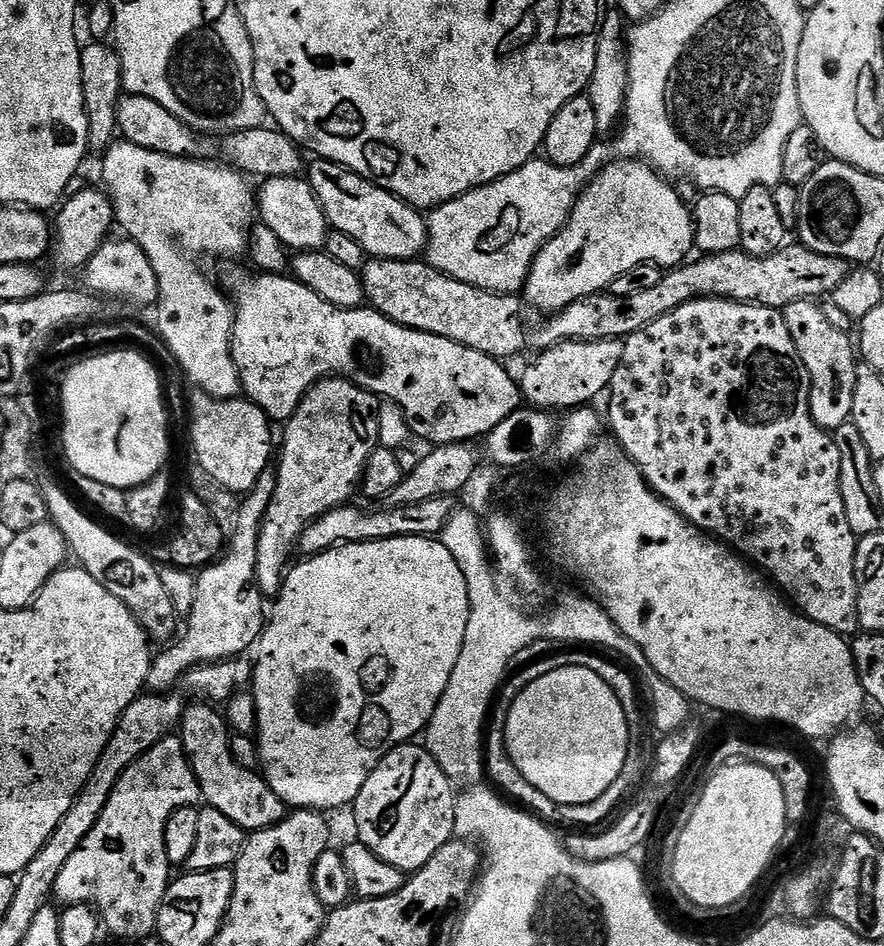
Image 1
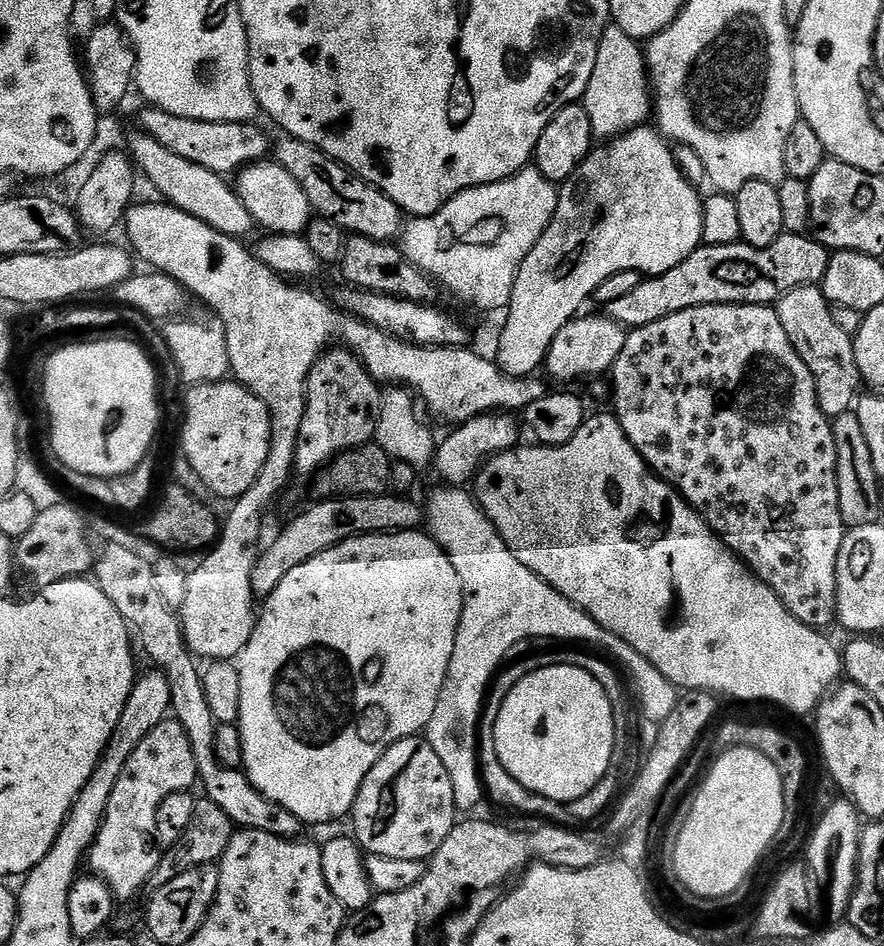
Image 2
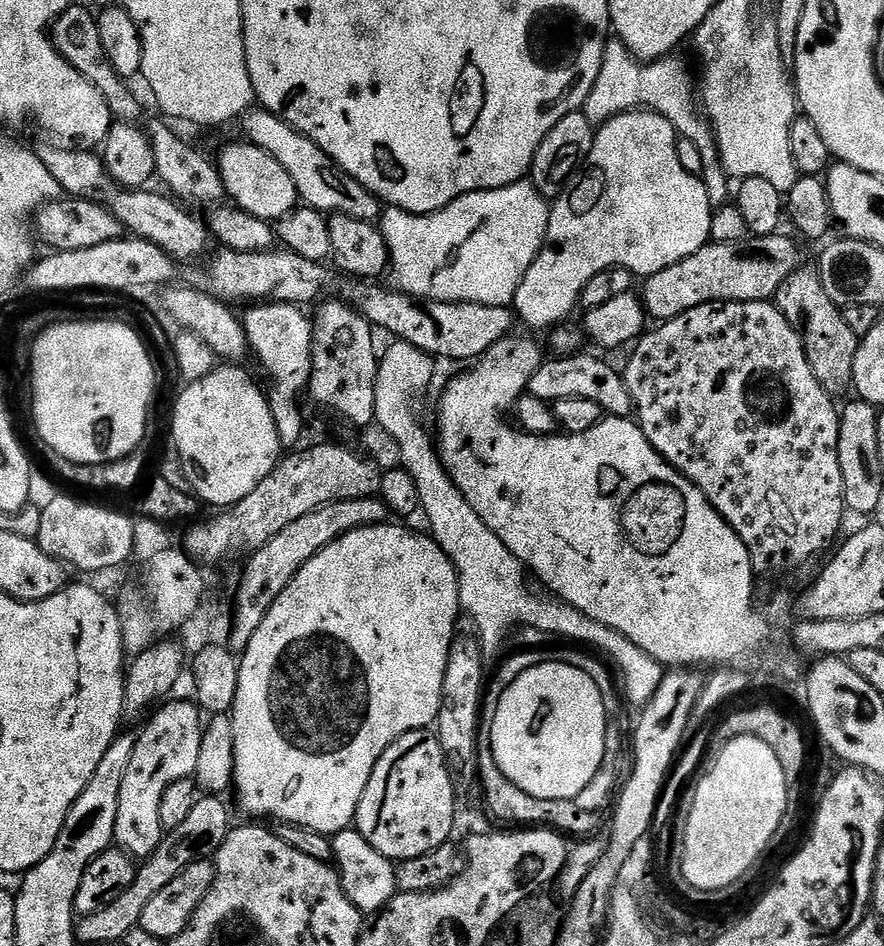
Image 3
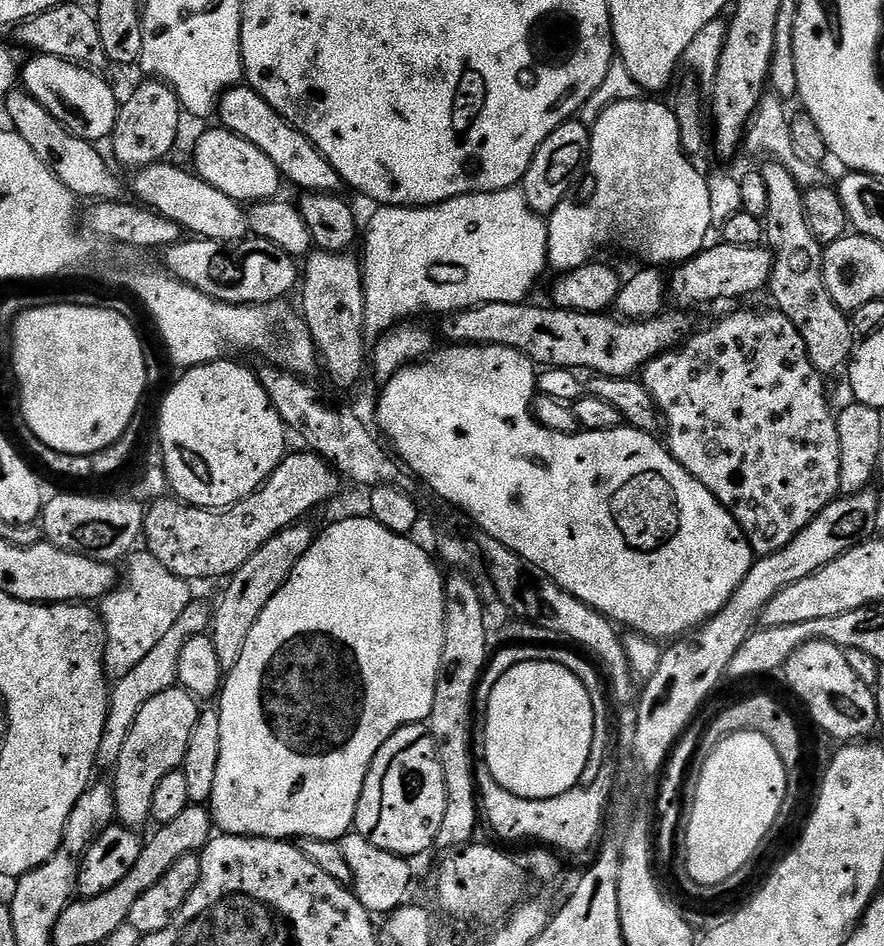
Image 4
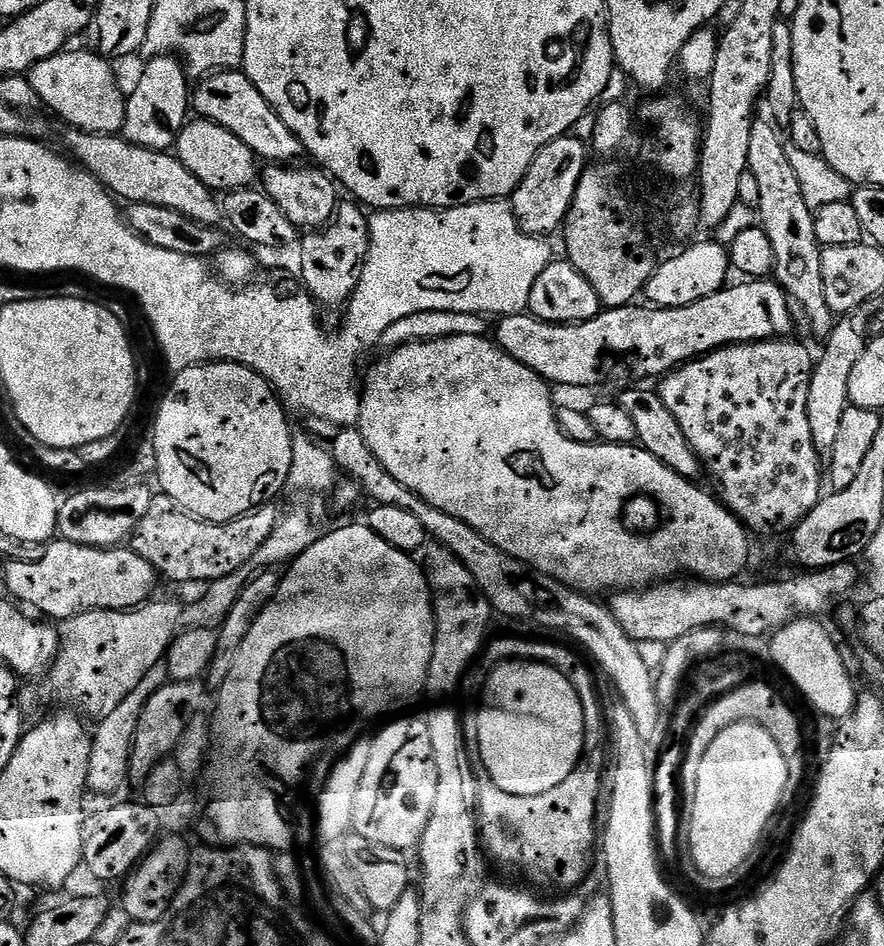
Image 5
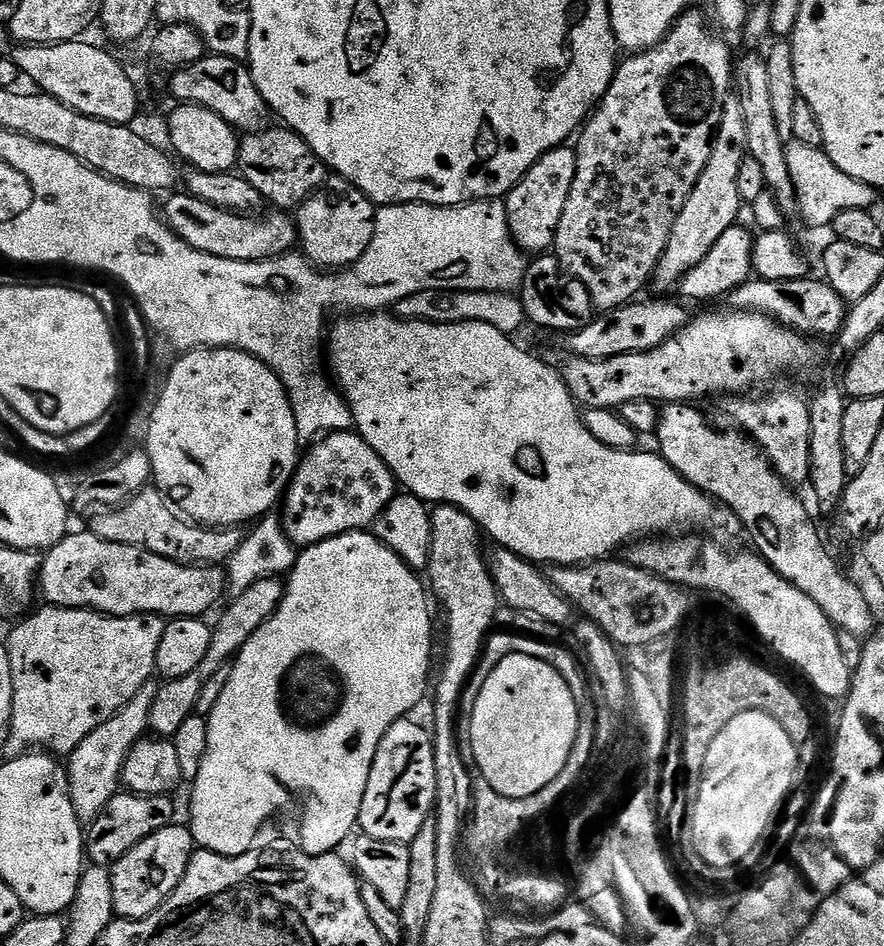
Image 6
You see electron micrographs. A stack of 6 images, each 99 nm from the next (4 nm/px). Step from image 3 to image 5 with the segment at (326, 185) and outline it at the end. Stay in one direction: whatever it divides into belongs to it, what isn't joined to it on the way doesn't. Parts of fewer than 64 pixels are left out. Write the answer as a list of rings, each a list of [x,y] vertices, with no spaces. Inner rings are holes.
[[[217,70],[197,79],[190,92],[190,108],[199,119],[209,120],[242,138],[251,152],[264,162],[296,162],[299,156],[305,155],[304,144],[278,118],[278,114],[262,98],[262,94],[250,82],[243,70]]]

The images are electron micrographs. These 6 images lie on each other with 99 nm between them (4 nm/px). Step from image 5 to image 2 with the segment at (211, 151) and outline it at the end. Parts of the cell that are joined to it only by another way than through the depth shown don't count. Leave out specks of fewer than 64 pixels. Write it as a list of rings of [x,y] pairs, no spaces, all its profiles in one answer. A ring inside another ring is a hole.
[[[271,159],[261,160],[259,164],[250,164],[247,168],[241,168],[235,177],[234,187],[242,198],[246,210],[250,210],[253,221],[259,227],[261,224],[265,228],[263,230],[265,233],[277,236],[282,234],[299,236],[313,219],[312,204],[306,198],[302,186],[294,182],[294,177],[281,164]]]

